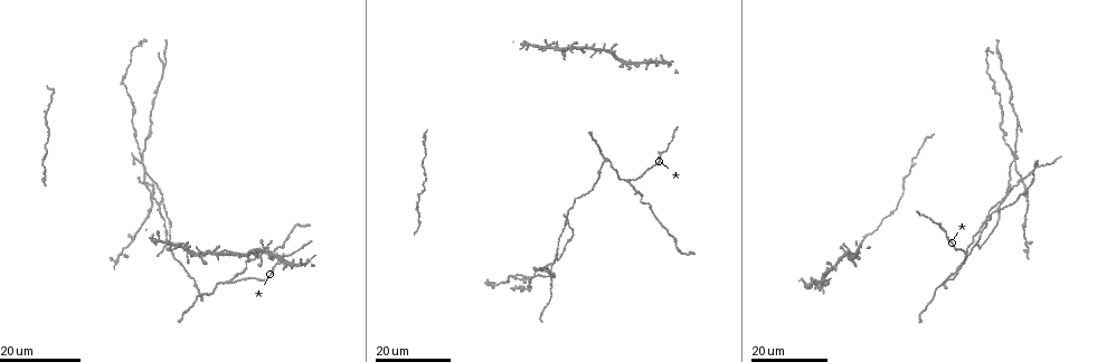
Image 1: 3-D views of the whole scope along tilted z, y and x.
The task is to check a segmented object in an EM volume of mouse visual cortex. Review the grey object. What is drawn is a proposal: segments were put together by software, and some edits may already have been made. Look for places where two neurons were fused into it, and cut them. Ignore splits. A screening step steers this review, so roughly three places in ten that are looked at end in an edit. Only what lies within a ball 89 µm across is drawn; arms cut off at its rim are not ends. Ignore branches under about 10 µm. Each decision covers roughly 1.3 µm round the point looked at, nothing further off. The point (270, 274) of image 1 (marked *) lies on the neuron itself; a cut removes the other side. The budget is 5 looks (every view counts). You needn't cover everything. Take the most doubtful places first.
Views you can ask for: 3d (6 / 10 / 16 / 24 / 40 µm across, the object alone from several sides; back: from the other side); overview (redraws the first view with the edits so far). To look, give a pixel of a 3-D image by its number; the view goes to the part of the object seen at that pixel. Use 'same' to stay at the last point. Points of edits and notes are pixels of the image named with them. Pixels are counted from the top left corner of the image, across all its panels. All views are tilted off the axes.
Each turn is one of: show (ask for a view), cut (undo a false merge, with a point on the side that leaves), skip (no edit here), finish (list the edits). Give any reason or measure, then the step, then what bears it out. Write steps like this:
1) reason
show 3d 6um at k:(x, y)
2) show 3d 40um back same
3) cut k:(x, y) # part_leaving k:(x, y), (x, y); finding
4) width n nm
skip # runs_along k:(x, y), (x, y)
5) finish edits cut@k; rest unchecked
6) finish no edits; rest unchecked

three-way junction
show 3d 24um at 1:(627, 183)

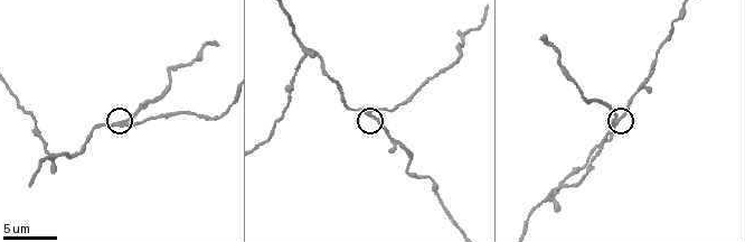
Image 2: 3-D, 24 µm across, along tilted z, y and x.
show 3d 6um at 2:(617, 120)

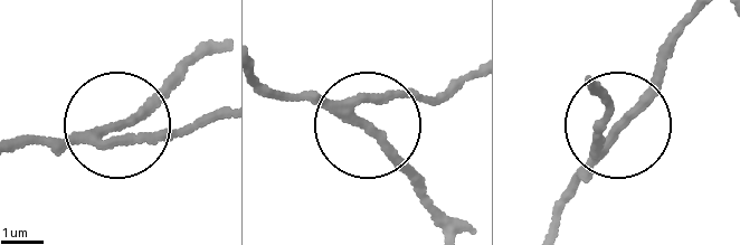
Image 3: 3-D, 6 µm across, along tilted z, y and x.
skip # runs_along 3:(473, 71), (427, 99), (388, 101), (371, 120), (425, 201); continuous, no second neuron

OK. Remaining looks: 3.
looks like a crossing
show 3d 10um at 2:(306, 56)

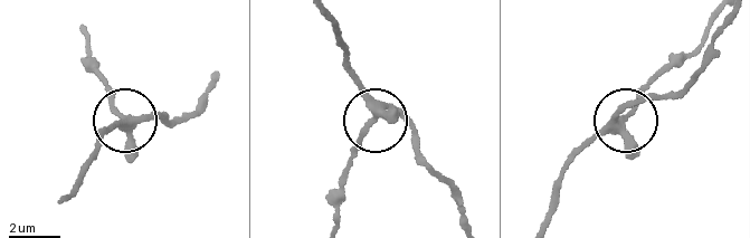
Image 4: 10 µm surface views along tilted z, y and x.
arms 4
skip # runs_along 4:(471, 225), (402, 118), (373, 113), (344, 58); continuous, no second neuron

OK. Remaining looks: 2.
thin neck
show 3d 6um at 2:(674, 29)

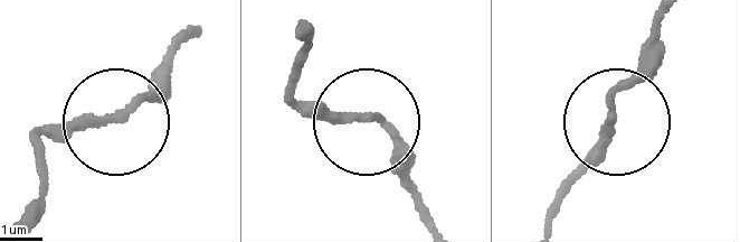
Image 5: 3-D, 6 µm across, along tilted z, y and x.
width 190 nm
skip # all the same neuron

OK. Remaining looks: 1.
finish no edits; rest unchecked

